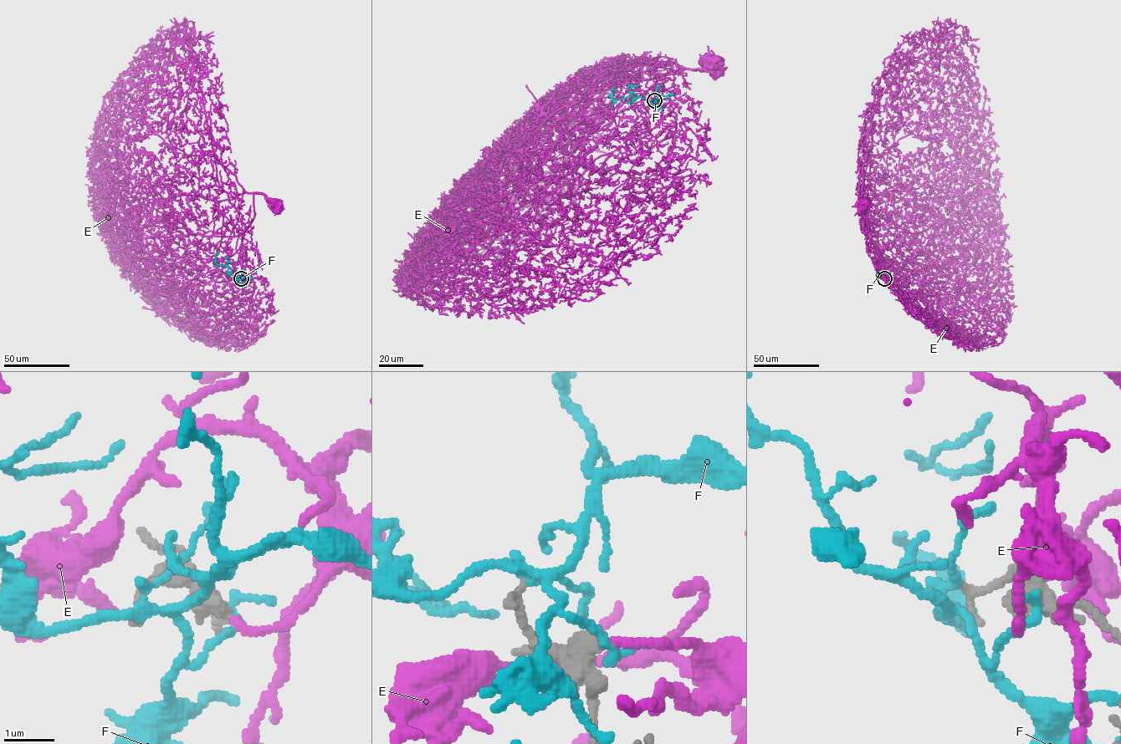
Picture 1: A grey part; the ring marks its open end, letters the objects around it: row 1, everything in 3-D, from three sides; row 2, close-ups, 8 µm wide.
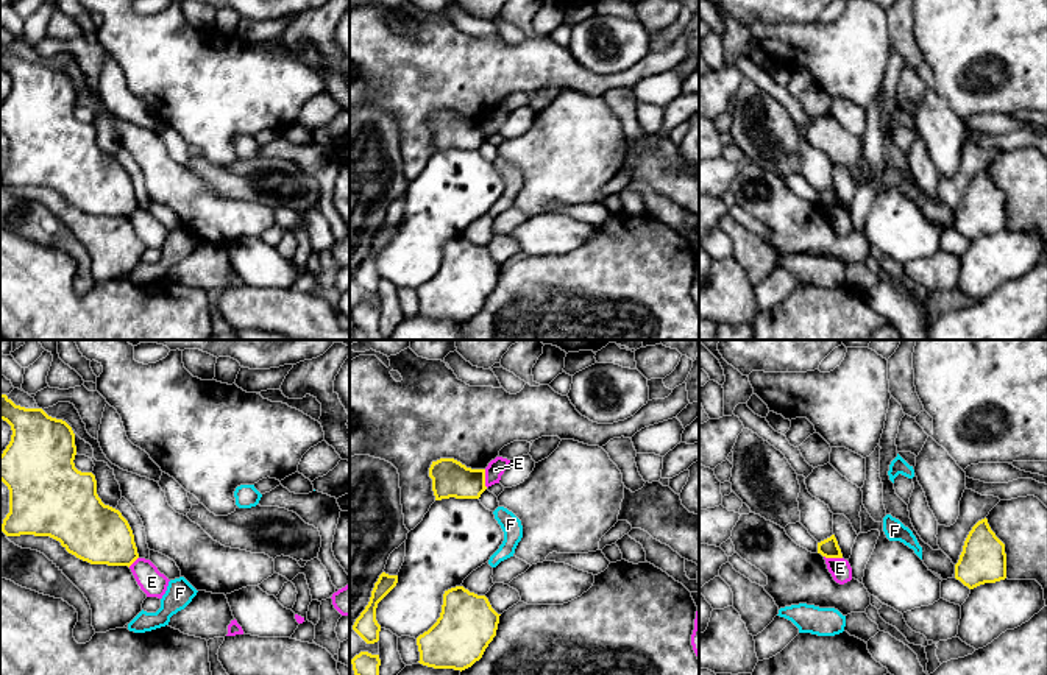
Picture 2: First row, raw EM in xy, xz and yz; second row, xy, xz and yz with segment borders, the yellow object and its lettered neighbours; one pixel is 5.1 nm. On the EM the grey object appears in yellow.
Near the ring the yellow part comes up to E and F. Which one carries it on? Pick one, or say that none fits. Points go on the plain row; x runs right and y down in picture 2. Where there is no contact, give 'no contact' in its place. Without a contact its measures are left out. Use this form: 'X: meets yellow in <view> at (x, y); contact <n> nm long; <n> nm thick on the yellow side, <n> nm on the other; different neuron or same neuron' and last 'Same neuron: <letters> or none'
E: meets yellow in xz at (484, 130); contact 100 nm long; 190 nm thick on the yellow side, 90 nm on the other; different neuron
F: no contact; different neuron
Same neuron: none

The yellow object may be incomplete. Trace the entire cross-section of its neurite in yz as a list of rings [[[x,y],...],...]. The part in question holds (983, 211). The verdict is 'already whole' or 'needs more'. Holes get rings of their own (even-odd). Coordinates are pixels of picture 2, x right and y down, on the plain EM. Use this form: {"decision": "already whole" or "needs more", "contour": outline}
{"decision": "already whole", "contour": [[[986,168],[969,182],[955,215],[955,229],[969,240],[1006,229],[1005,195],[991,181]]]}

